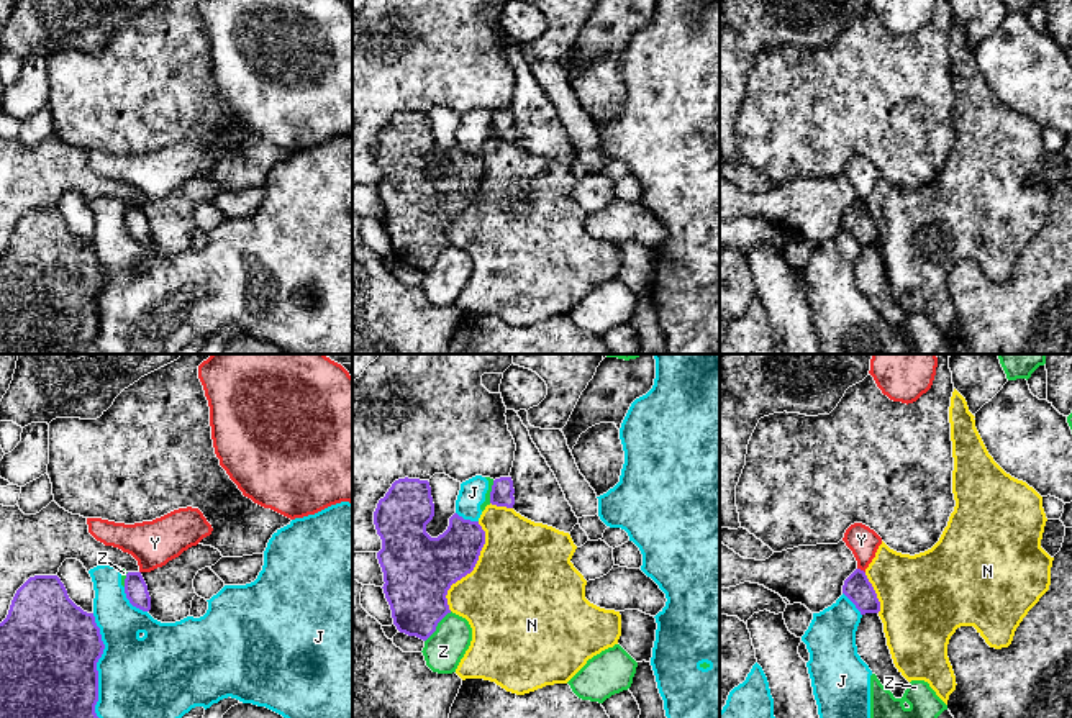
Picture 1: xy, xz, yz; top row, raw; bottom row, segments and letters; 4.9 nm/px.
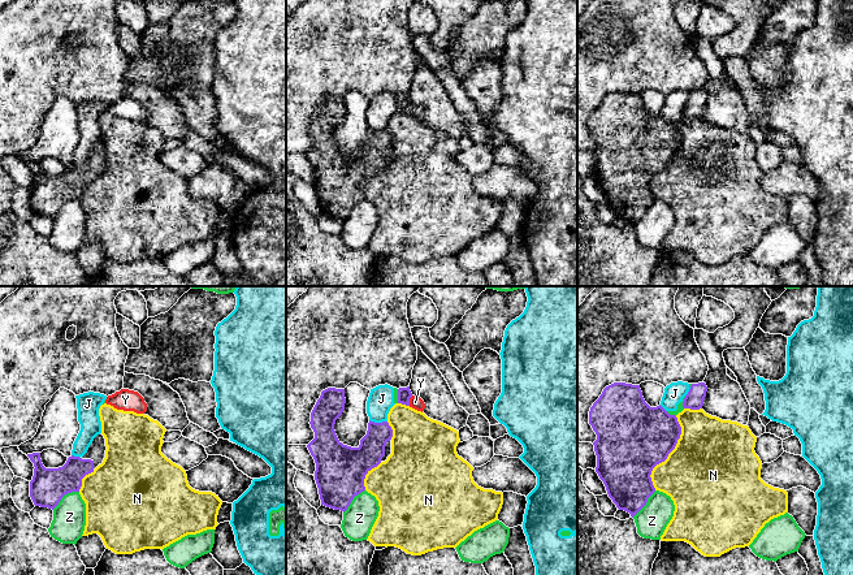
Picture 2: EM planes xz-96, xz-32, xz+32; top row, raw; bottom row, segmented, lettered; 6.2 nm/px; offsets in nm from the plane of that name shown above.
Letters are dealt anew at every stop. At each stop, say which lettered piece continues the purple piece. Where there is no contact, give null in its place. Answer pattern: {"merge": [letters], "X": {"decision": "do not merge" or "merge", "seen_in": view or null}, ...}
{"merge": [], "J": {"decision": "do not merge", "seen_in": "xy"}, "N": {"decision": "do not merge", "seen_in": "xz"}, "Y": {"decision": "do not merge", "seen_in": "yz"}, "Z": {"decision": "do not merge", "seen_in": "xz"}}

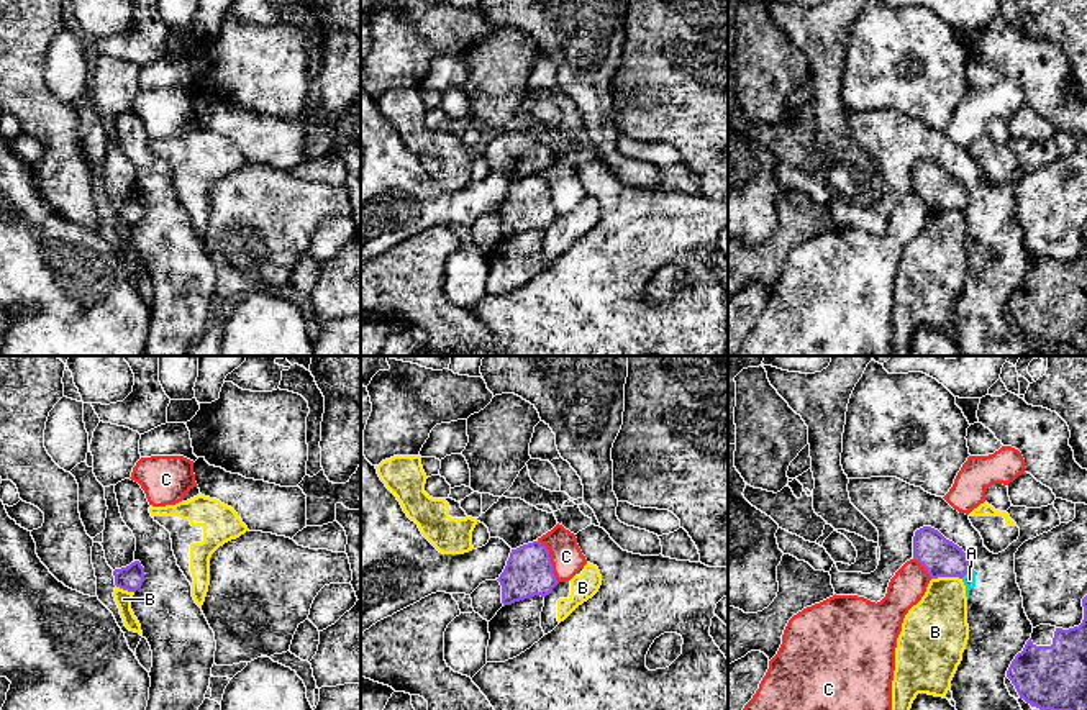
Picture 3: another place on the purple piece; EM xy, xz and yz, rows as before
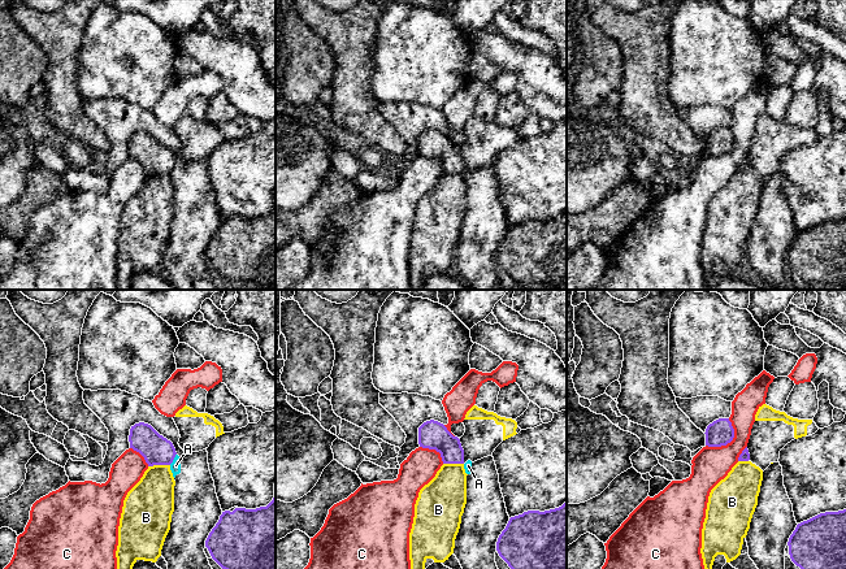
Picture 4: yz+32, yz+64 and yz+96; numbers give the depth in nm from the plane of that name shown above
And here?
{"merge": [], "A": {"decision": "do not merge", "seen_in": "yz"}, "B": {"decision": "do not merge", "seen_in": "yz"}, "C": {"decision": "do not merge", "seen_in": "xz"}}

